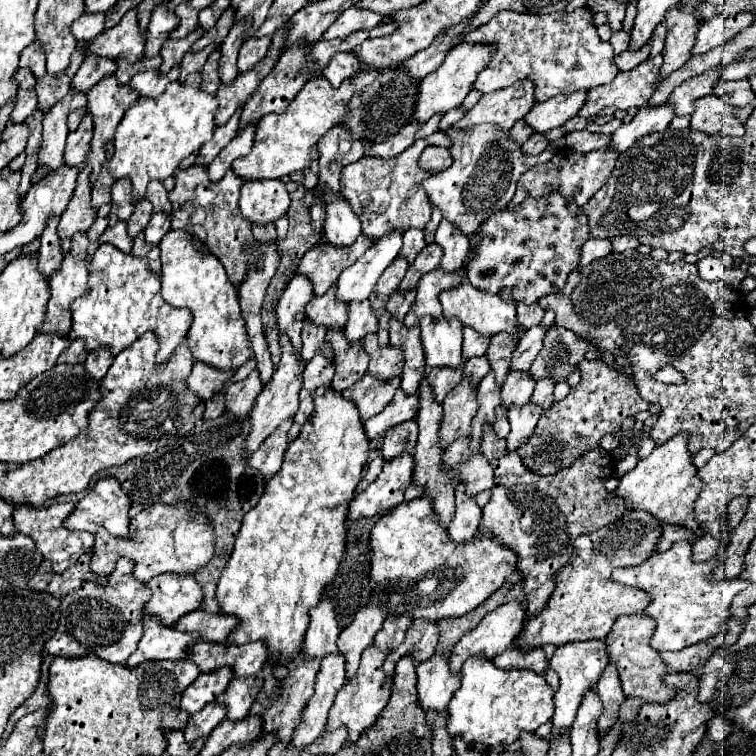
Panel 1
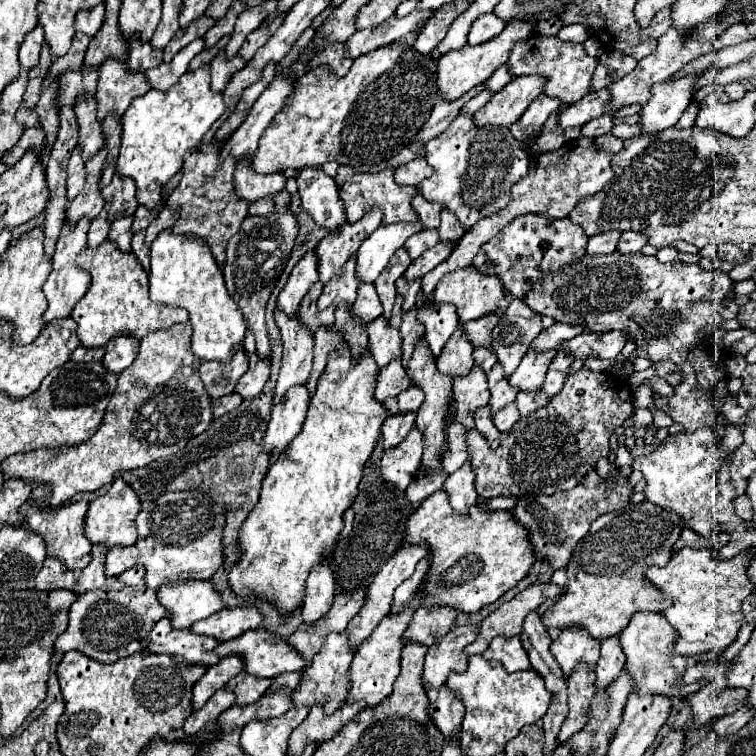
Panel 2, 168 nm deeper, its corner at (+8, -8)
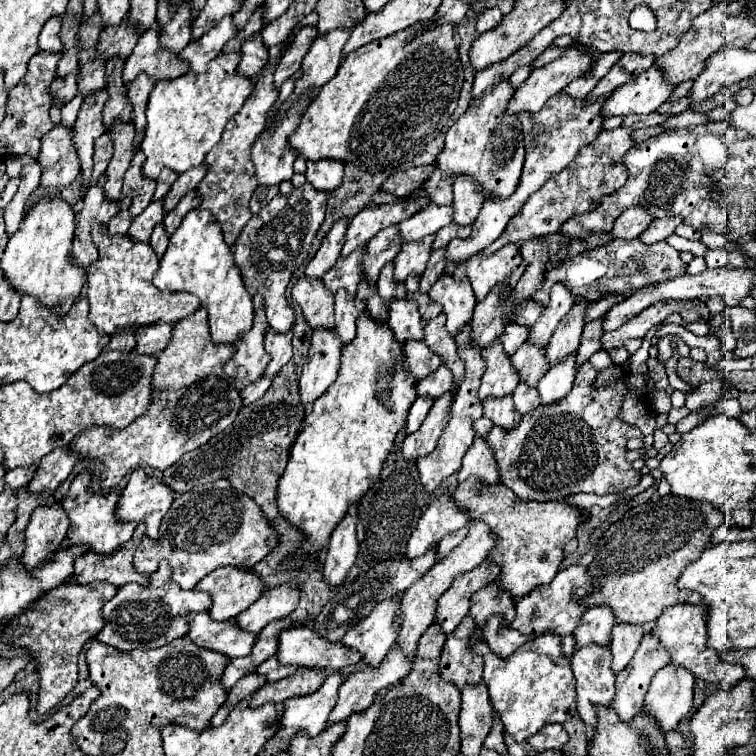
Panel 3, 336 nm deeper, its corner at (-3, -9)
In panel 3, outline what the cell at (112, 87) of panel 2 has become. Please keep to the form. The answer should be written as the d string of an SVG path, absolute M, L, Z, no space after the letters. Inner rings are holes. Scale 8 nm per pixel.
M157 22L147 32L143 32L135 50L127 58L123 80L129 84L141 72L147 72L155 80L171 80L187 72L187 62L183 62L179 54L173 54L171 50L161 48Z

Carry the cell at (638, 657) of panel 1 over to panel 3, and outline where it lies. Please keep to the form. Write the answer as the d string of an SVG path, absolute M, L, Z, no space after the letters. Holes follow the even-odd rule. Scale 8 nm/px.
M675 604L675 606L667 608L657 618L653 630L655 630L655 636L659 636L661 644L667 646L667 650L671 652L671 664L685 666L697 678L701 678L709 684L719 684L719 682L725 680L727 684L735 686L737 682L741 682L747 676L747 672L741 664L723 662L719 652L715 652L713 648L707 646L707 606L705 604L699 604L699 606Z

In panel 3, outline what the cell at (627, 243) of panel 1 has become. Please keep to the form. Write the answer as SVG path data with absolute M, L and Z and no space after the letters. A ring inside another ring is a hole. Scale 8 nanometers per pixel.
M665 216L665 218L655 218L651 222L651 226L639 236L645 244L653 244L659 240L665 240L667 236L671 236L675 232L675 228L683 222L681 216Z

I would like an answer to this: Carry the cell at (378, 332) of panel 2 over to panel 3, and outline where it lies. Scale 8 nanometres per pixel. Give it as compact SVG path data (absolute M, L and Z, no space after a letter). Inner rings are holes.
M409 298L393 300L387 324L391 326L399 342L423 340L423 322L415 300L409 300Z

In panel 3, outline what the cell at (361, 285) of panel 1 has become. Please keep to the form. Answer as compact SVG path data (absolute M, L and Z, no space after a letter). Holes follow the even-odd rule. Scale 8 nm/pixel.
M429 202L423 210L413 214L411 218L403 220L399 224L399 232L403 242L411 240L423 240L429 234L435 234L445 224L453 222L453 208L451 206L437 206Z

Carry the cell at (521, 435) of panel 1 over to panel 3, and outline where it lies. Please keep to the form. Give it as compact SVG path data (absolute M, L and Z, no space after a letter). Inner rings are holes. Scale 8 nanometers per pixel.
M577 352L565 356L561 362L551 366L551 370L543 376L543 380L539 380L537 390L541 394L543 404L557 402L571 392L573 380L575 380L575 374L577 374L575 356L577 356Z

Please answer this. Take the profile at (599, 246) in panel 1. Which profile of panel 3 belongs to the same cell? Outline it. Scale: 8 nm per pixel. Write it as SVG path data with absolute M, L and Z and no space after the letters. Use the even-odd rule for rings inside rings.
M631 206L627 208L619 220L615 220L613 226L613 236L623 238L623 240L633 240L639 238L639 234L653 222L653 216L647 212L643 206Z

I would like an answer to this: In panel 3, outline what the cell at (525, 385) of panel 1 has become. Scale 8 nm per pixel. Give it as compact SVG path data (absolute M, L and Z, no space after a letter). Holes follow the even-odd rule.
M577 296L571 310L561 320L559 328L555 330L555 336L551 336L551 340L547 344L547 358L551 364L557 364L563 356L569 356L571 352L575 352L579 348L589 304L591 302L587 298Z

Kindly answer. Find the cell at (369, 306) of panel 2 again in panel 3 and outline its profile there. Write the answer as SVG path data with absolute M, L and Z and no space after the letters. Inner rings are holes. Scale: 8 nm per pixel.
M389 262L389 264L381 270L381 276L379 276L379 280L377 280L379 296L381 296L385 302L395 300L397 294L399 294L399 284L401 284L401 282L395 282L395 278L393 278L393 262Z

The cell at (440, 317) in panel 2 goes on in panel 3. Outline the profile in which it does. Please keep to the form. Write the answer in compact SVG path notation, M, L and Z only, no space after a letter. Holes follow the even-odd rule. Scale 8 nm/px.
M441 274L431 286L429 296L443 306L443 312L447 314L447 330L453 336L463 324L471 320L471 312L477 304L471 282L467 278L455 280L451 274Z

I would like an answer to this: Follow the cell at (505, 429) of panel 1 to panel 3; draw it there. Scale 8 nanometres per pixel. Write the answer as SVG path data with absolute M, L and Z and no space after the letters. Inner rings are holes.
M519 384L513 392L513 400L515 400L515 408L519 414L527 414L541 404L541 396L539 396L537 388L533 388L529 384Z

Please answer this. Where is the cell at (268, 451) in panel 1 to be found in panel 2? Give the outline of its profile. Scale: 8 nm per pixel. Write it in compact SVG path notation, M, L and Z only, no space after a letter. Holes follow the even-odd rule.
M300 385L288 391L288 399L280 407L272 409L272 417L266 425L266 433L260 439L262 451L270 455L282 453L288 447L288 443L296 437L296 433L300 431L306 419L306 411L308 411L306 385Z

